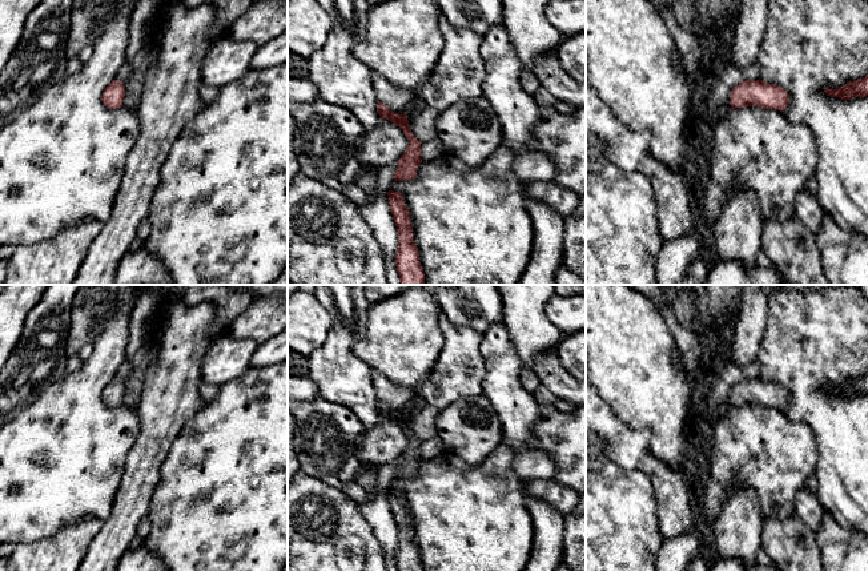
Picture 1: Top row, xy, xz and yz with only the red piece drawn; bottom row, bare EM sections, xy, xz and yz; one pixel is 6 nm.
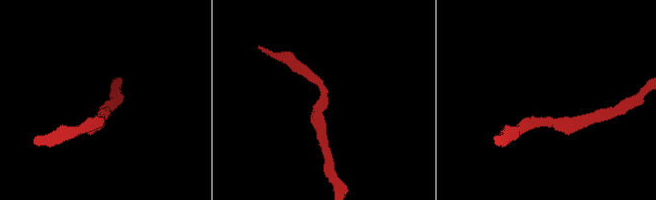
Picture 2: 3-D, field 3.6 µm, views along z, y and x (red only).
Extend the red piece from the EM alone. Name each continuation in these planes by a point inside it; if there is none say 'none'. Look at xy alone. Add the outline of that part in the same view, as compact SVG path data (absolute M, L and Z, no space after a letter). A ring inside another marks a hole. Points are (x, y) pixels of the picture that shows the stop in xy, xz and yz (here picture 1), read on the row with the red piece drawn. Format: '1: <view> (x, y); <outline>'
none

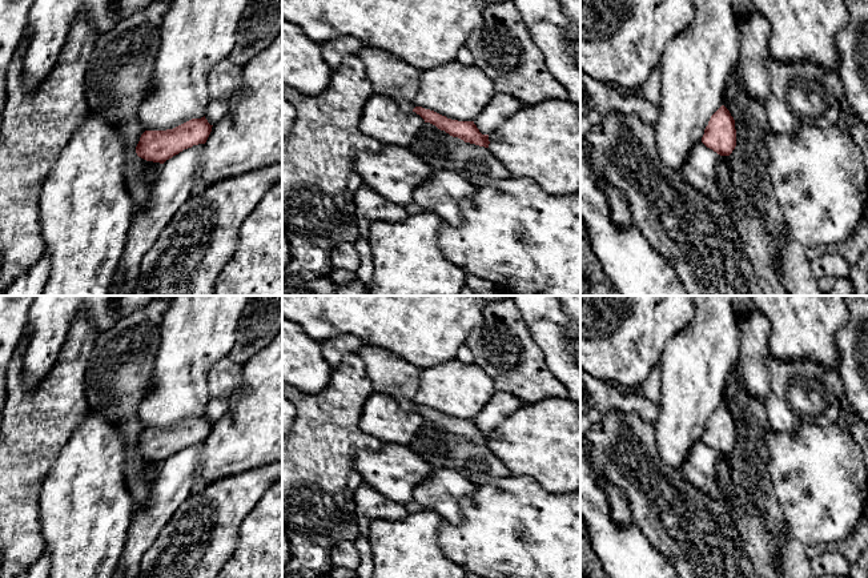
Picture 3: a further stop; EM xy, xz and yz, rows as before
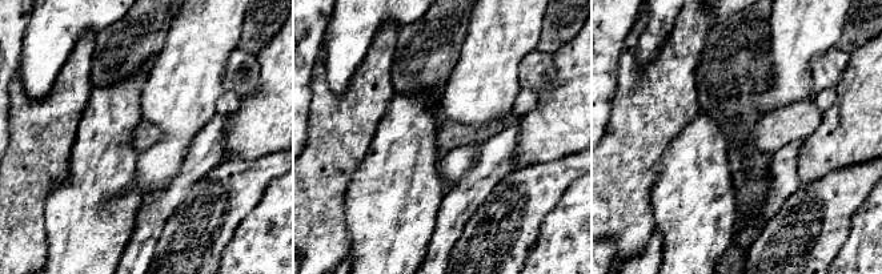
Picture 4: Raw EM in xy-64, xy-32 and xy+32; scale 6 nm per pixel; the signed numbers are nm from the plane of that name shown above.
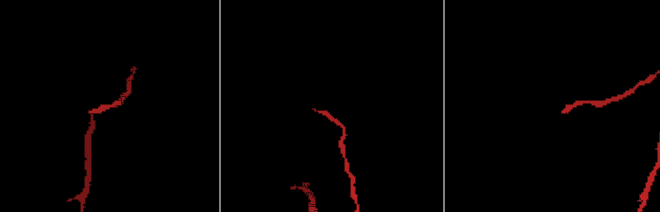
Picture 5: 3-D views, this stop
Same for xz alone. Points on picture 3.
1: xz (390, 76); M362 47L357 56L362 60L374 93L390 97L403 112L417 105L419 71L403 60L371 47Z

